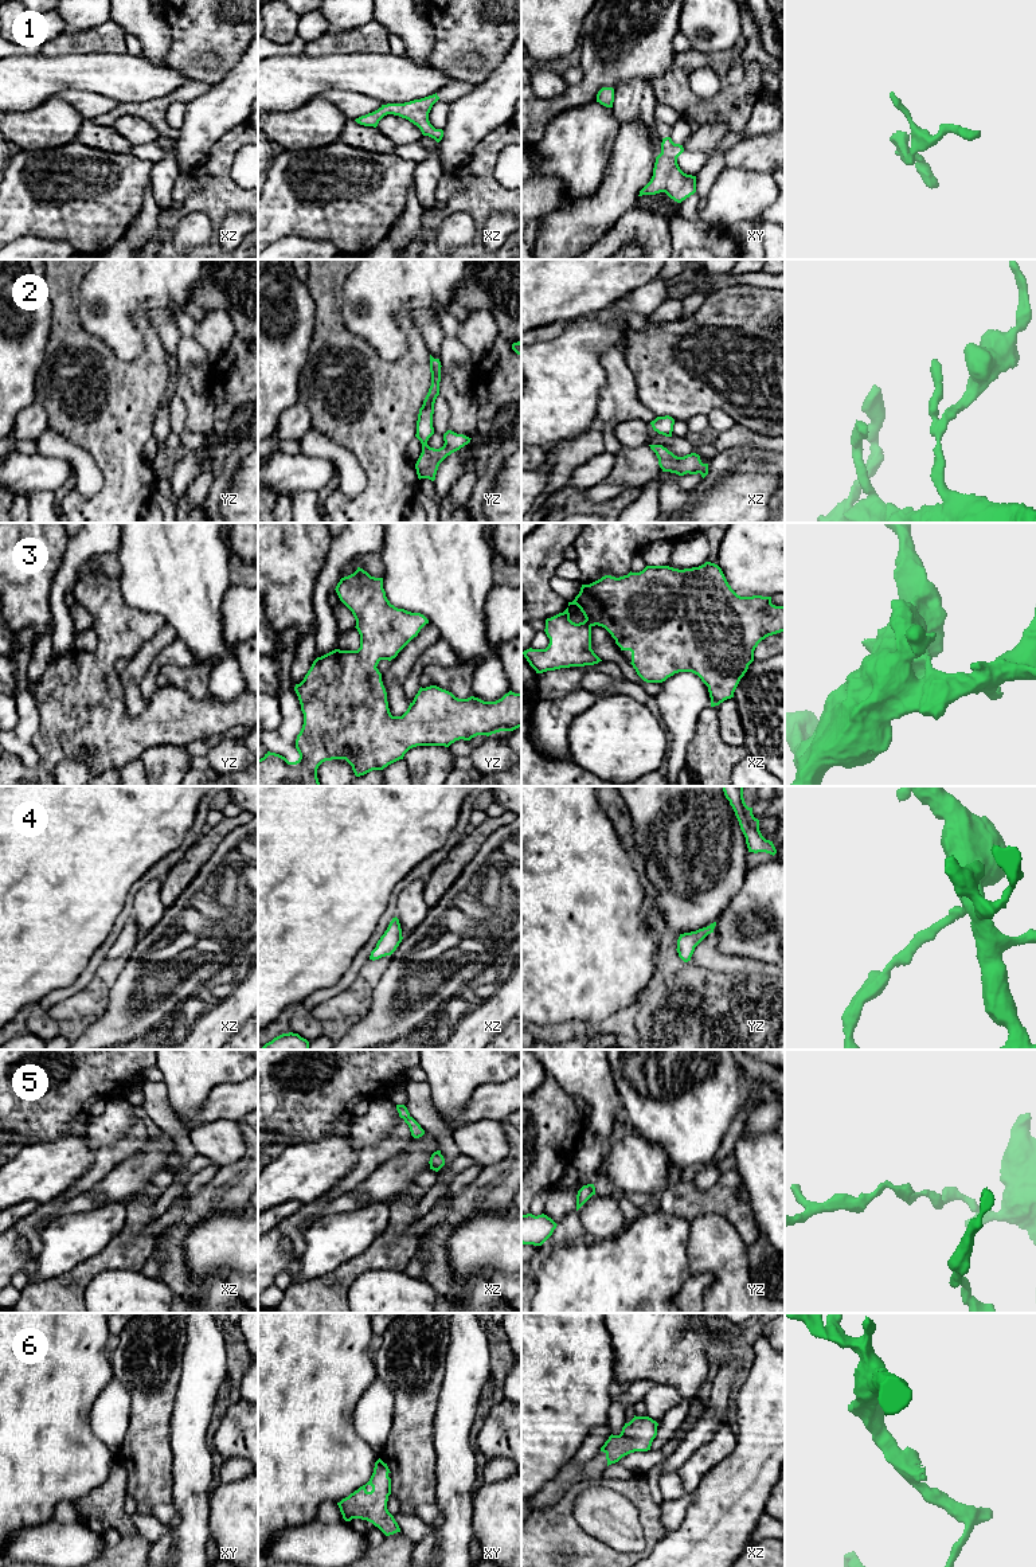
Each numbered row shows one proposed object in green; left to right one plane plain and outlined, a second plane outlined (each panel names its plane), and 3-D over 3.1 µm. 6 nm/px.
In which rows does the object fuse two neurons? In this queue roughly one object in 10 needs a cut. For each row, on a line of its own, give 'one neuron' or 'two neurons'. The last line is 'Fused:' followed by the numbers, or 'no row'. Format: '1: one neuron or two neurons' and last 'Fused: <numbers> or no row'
1: one neuron
2: one neuron
3: one neuron
4: one neuron
5: one neuron
6: one neuron
Fused: no row

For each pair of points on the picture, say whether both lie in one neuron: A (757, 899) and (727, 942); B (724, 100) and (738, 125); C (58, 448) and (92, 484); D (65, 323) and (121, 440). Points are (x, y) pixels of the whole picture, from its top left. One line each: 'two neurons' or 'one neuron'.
A: one neuron
B: one neuron
C: one neuron
D: one neuron

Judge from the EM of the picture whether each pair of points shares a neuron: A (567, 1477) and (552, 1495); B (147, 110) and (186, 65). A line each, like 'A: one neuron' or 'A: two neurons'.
A: one neuron
B: two neurons

